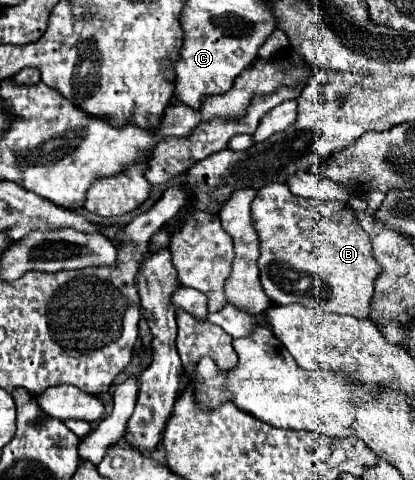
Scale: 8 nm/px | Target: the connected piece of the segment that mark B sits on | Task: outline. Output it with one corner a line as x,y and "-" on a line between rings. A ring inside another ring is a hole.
271,183
257,191
251,211
261,241
261,285
269,301
275,305
301,303
357,319
369,317
373,285
381,267
349,205
295,197
285,183

